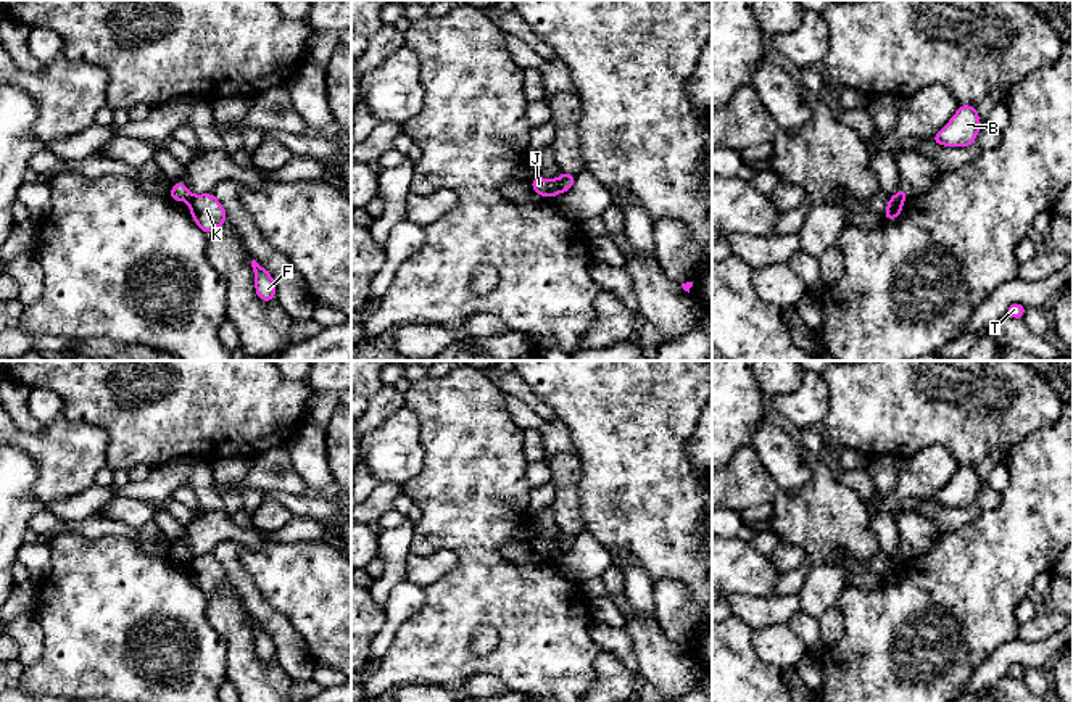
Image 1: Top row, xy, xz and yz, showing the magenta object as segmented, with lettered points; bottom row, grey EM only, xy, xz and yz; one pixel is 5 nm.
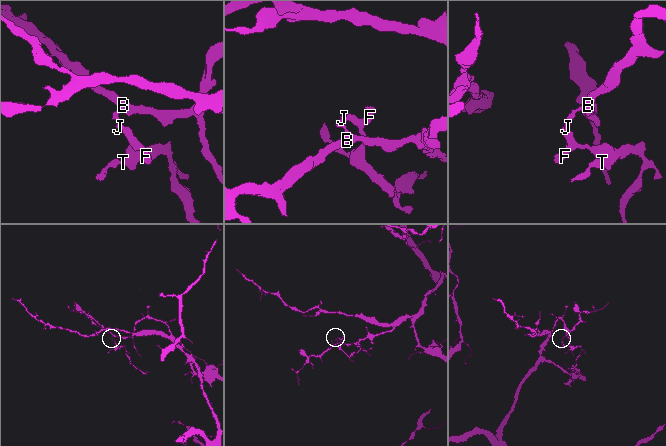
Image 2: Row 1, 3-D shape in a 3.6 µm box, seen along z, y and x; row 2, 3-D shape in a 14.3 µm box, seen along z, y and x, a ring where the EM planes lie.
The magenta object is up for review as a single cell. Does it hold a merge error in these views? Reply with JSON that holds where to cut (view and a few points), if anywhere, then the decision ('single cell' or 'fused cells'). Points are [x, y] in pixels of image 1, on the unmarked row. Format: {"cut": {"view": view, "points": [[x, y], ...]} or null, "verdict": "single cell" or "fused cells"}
{"cut": {"view": "xz", "points": [[555, 543], [559, 553]]}, "verdict": "fused cells"}

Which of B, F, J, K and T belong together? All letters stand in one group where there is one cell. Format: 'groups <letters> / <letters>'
groups B J / F K T

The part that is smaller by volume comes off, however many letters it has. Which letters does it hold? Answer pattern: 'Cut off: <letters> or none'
Cut off: F, K, T

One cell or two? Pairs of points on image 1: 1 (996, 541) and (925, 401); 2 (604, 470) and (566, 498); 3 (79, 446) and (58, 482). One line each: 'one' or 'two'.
1: two
2: two
3: one

